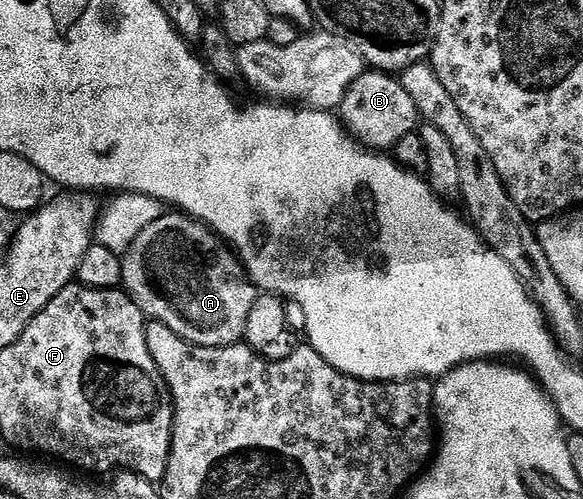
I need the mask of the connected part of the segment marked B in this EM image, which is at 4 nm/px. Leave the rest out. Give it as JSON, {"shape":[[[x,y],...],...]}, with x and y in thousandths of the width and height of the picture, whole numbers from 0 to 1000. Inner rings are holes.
{"shape":[[[623,142],[604,166],[583,212],[583,240],[593,265],[636,303],[669,303],[720,251],[715,214],[688,160],[654,142]]]}

